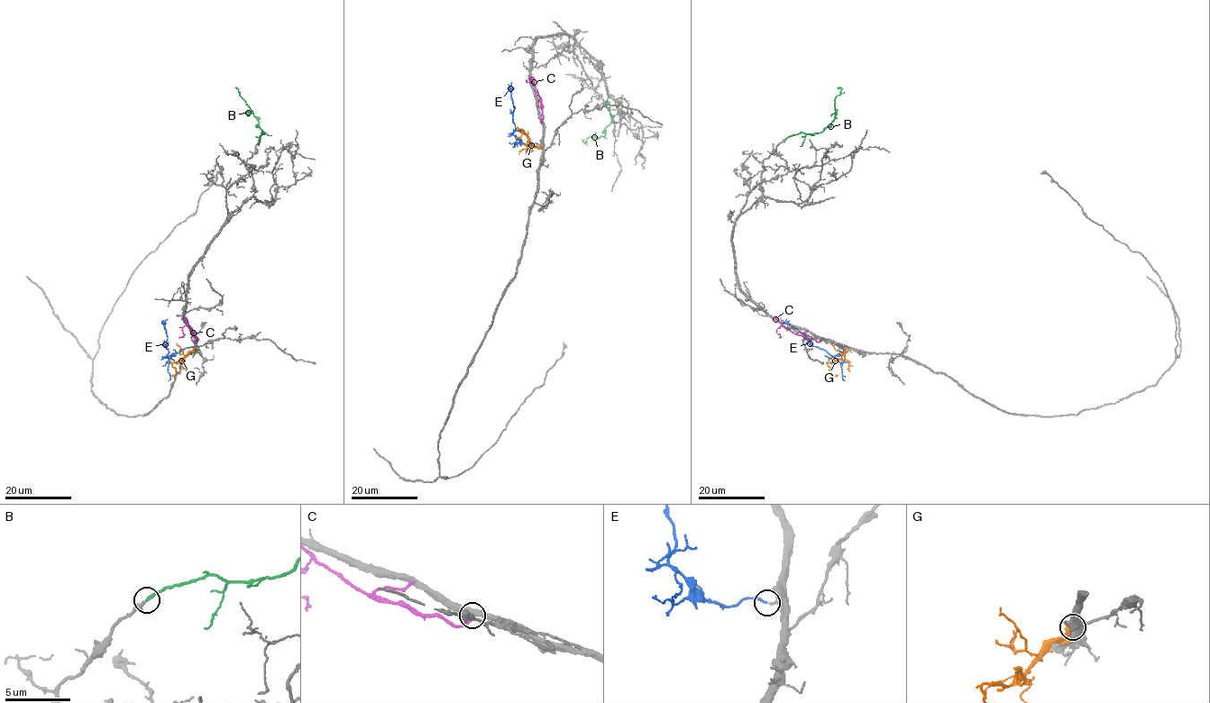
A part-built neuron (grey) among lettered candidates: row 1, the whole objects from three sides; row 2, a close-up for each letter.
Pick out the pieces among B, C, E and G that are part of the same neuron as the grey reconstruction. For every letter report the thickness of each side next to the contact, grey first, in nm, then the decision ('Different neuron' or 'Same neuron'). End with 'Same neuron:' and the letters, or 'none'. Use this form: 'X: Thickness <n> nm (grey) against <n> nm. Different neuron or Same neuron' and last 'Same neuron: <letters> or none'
B: Thickness 280 nm (grey) against 260 nm. Same neuron
C: Thickness 480 nm (grey) against 240 nm. Different neuron
E: Thickness 320 nm (grey) against 160 nm. Same neuron
G: Thickness 400 nm (grey) against 340 nm. Different neuron
Same neuron: B, E

